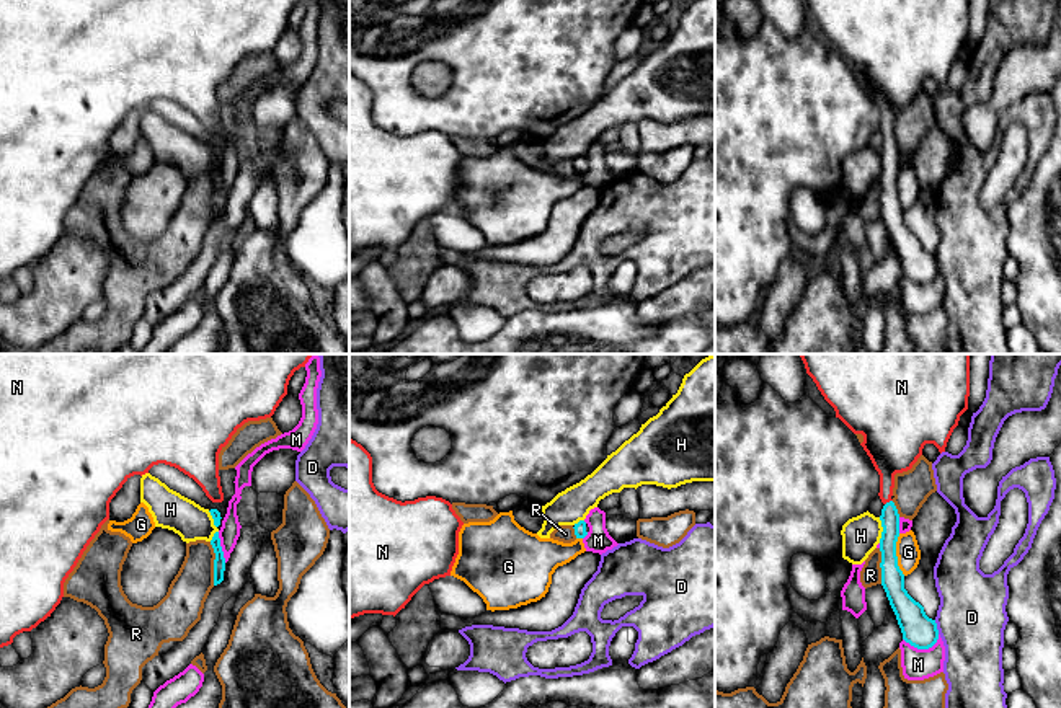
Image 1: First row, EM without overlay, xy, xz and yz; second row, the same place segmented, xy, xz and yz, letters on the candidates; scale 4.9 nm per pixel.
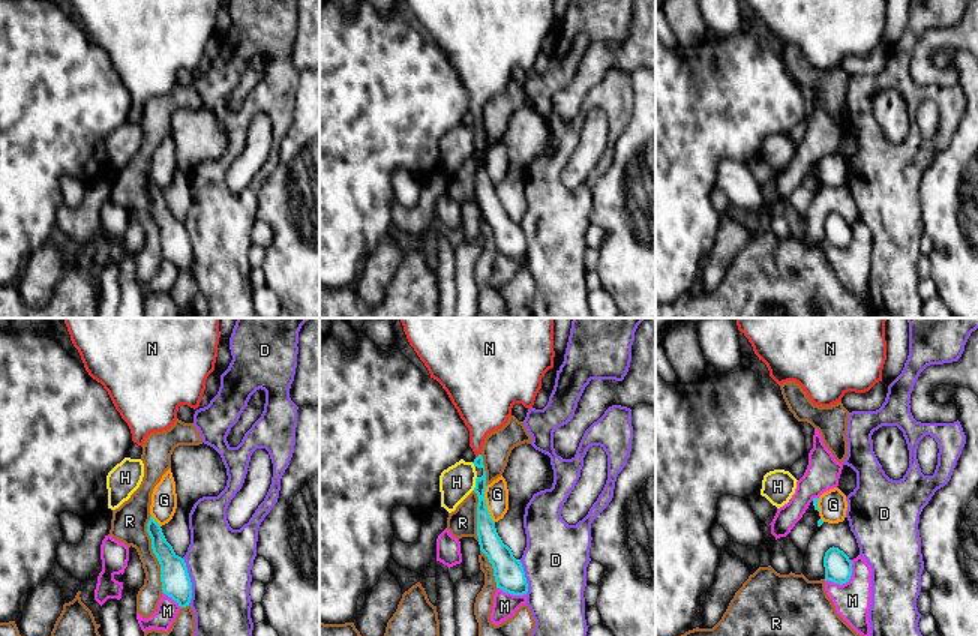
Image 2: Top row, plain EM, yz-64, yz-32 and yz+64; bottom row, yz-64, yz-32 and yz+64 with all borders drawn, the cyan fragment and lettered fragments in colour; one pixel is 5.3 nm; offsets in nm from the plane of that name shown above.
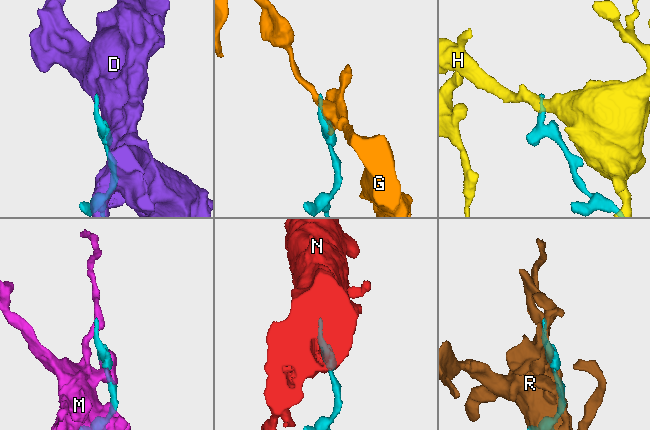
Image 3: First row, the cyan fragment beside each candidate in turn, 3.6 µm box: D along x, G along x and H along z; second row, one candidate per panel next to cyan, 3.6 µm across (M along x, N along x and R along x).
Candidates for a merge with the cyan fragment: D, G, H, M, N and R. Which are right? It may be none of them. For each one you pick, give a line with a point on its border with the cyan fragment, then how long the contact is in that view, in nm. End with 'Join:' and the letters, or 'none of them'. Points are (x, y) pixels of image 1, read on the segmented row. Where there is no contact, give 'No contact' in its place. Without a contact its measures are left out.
N: Touches cyan at yz (890, 501). Shared border 50 nm
Join: N

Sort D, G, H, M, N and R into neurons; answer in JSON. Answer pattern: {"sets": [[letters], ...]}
{"sets": [["D"], ["G"], ["H"], ["M"], ["N"], ["R"]]}

